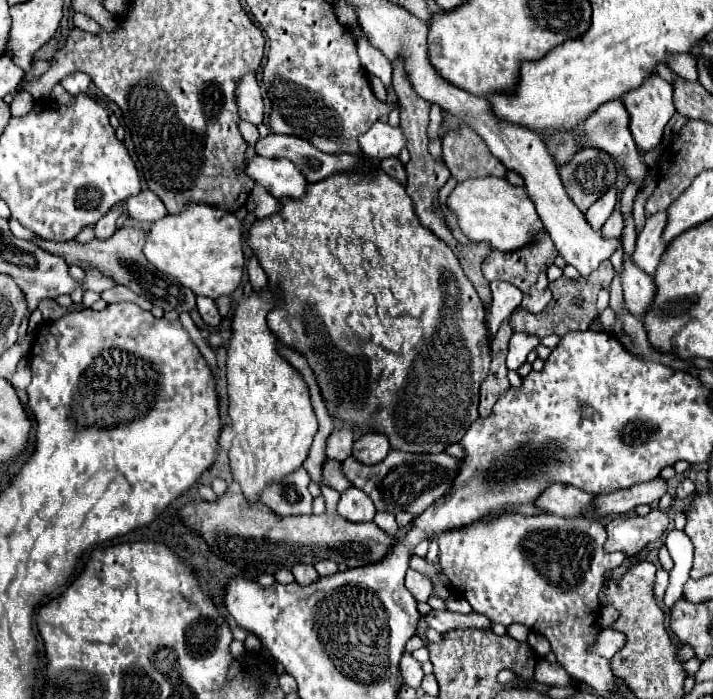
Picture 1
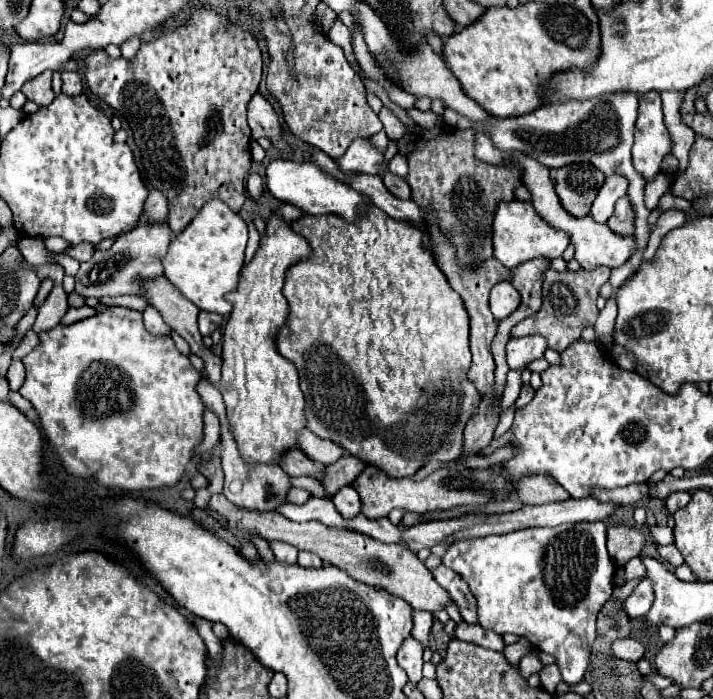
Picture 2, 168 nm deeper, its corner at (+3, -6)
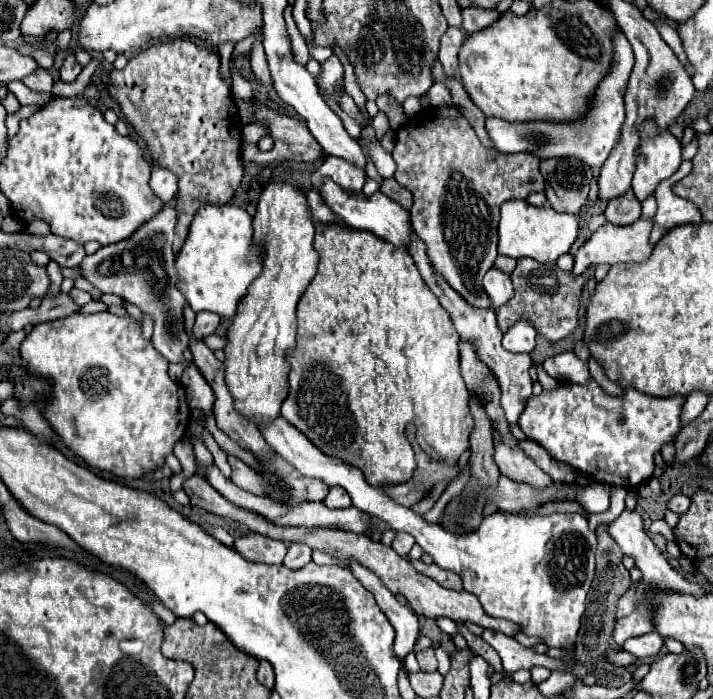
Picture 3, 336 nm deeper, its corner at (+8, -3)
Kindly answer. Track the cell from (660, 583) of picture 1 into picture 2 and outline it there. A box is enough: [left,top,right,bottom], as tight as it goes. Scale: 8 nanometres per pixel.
[624,578,652,618]

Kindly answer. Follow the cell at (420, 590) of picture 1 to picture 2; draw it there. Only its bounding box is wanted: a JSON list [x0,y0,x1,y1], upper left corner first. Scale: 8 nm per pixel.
[412,611,432,648]

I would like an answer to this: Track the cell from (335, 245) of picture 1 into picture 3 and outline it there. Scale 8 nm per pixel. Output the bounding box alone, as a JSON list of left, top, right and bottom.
[281,223,473,487]

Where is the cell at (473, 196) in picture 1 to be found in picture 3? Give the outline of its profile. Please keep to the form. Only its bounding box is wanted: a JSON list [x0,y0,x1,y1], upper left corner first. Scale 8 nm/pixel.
[499,199,579,263]

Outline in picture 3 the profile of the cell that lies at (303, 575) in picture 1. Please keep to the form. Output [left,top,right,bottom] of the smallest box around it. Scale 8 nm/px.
[235,533,287,563]

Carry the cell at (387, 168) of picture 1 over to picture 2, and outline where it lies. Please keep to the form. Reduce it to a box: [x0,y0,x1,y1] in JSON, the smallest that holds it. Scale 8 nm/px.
[384,172,410,200]

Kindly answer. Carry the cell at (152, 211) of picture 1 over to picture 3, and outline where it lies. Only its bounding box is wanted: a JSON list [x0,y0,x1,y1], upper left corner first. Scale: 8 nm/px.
[151,167,177,203]

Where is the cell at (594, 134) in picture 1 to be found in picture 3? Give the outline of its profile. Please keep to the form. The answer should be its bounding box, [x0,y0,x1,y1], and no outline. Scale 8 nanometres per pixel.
[485,27,633,169]

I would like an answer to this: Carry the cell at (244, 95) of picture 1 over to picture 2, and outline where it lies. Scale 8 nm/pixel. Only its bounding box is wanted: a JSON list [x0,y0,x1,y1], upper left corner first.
[248,92,292,152]

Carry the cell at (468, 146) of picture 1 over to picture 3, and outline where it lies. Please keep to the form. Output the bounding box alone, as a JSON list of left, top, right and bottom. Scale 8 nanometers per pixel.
[393,107,543,307]

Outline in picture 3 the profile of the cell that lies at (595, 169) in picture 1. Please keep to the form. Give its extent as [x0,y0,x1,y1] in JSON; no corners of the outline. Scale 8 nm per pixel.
[541,157,593,213]

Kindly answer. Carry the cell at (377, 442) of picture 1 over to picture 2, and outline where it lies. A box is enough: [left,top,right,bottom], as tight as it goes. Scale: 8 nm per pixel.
[322,454,364,498]

